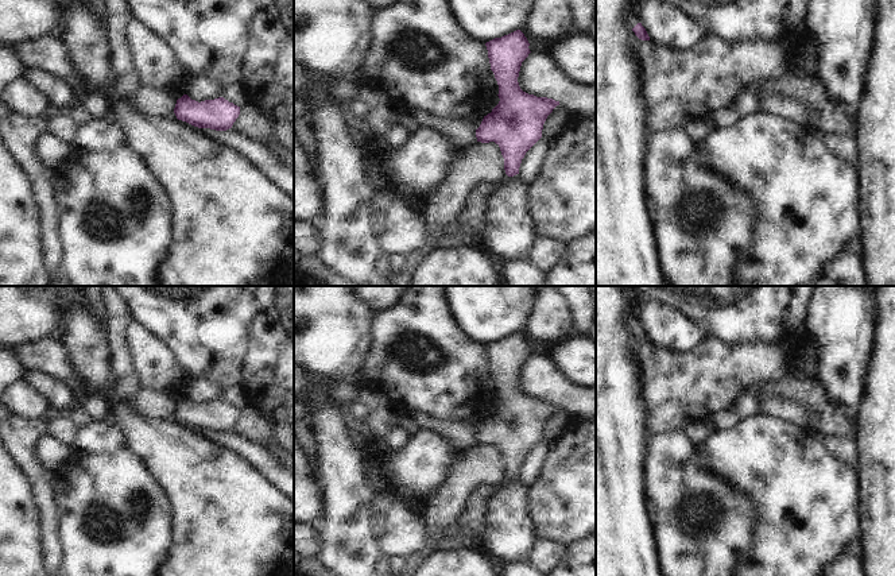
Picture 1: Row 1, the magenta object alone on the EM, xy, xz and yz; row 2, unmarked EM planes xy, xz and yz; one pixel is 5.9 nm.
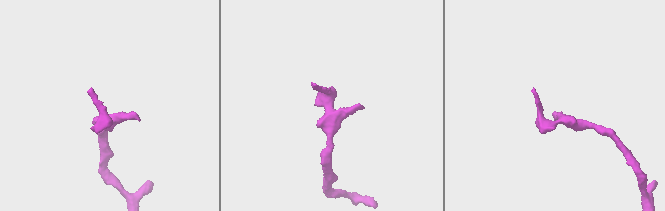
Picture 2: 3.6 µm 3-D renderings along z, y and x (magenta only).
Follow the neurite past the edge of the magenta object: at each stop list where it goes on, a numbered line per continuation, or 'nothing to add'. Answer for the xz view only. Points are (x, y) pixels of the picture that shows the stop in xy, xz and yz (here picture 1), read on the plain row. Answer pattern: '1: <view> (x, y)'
nothing to add

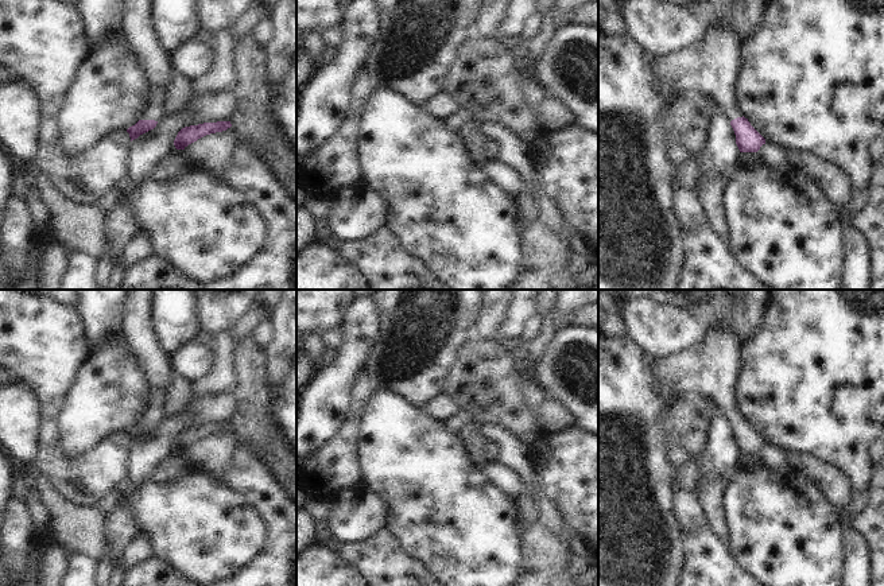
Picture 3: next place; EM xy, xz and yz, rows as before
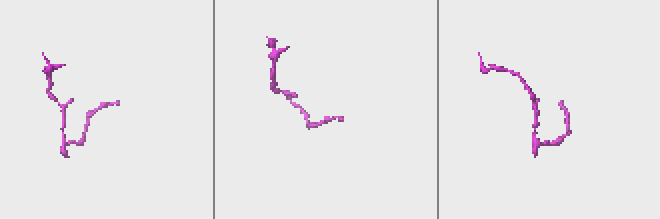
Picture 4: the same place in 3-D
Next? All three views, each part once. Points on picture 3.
1: xy (138, 329)

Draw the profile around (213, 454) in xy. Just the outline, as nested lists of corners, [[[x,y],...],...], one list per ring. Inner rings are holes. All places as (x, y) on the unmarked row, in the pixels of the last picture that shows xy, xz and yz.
[[[232,428],[222,434],[206,436],[185,449],[183,454],[191,467],[205,470],[213,477],[221,476],[229,466],[236,447]]]

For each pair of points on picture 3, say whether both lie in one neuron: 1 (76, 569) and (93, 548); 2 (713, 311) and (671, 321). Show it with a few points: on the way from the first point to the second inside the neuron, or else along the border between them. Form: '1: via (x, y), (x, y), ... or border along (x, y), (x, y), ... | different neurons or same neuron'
1: border along (70, 552), (81, 552), (96, 561) | different neurons
2: border along (687, 311), (694, 317) | different neurons

